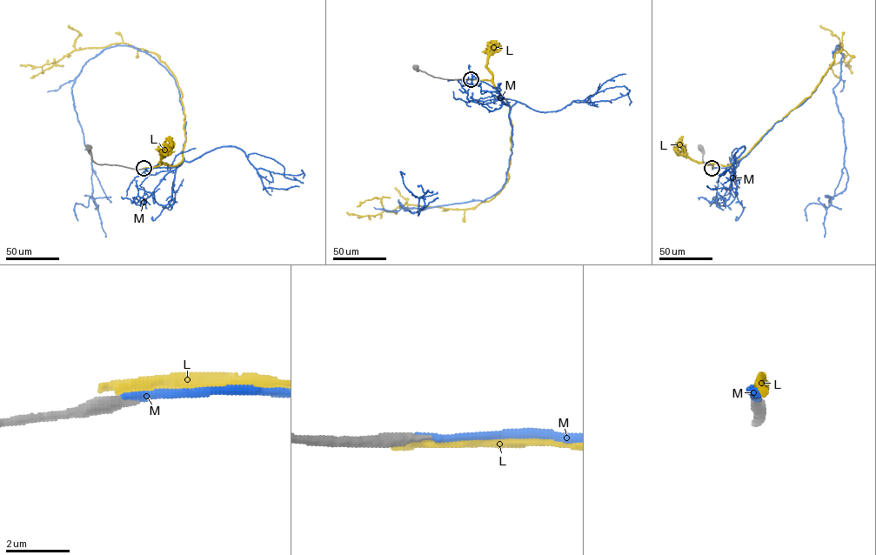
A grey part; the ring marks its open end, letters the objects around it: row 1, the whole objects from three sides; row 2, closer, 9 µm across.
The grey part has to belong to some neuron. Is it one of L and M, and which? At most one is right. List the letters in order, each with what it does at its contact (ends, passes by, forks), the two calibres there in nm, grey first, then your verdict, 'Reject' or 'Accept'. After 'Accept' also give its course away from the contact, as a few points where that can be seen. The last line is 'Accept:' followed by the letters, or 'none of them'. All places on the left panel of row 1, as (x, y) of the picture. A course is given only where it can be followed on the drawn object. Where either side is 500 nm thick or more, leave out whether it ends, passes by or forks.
L: It ends there. Thickness 440 nm (grey) against 440 nm. Reject
M: It ends there. Thickness 360 nm (grey) against 220 nm. Accept. Its course: (143, 168), (182, 163), (180, 93), (150, 56), (111, 46), (71, 88), (92, 171), (78, 220)
Accept: M

